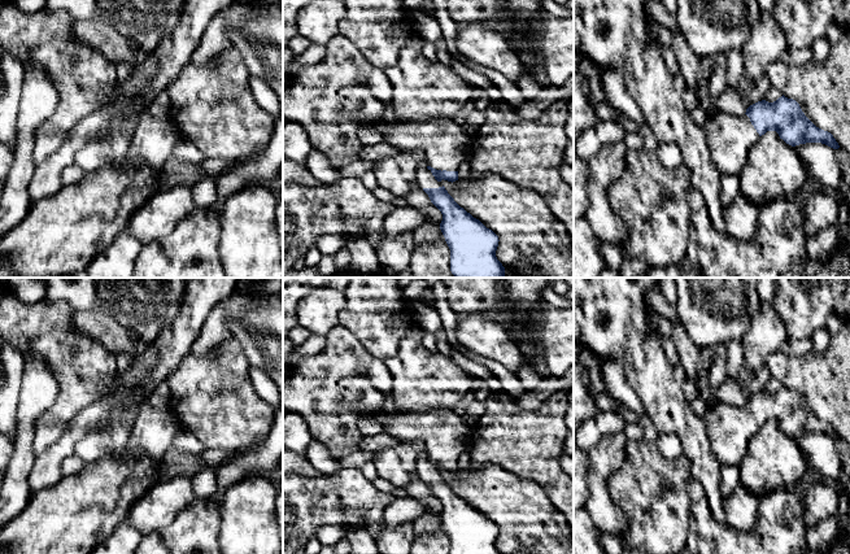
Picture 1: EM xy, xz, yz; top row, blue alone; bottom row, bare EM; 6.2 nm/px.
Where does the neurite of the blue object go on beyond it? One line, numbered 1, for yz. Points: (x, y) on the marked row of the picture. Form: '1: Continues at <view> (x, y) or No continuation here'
1: Continues at yz (729, 138)

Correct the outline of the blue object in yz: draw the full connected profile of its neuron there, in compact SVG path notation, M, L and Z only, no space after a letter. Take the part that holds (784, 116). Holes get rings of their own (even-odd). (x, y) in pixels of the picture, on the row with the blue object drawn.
M784 95L773 102L762 100L750 105L744 115L718 112L703 130L712 163L728 175L742 171L749 151L767 131L776 131L792 147L821 143L840 148L831 132L816 127L799 104Z

